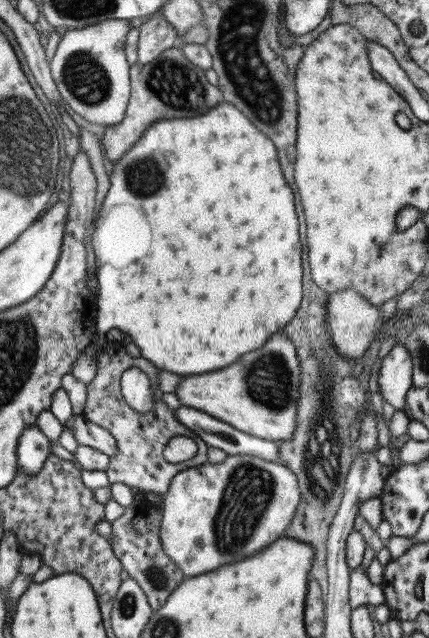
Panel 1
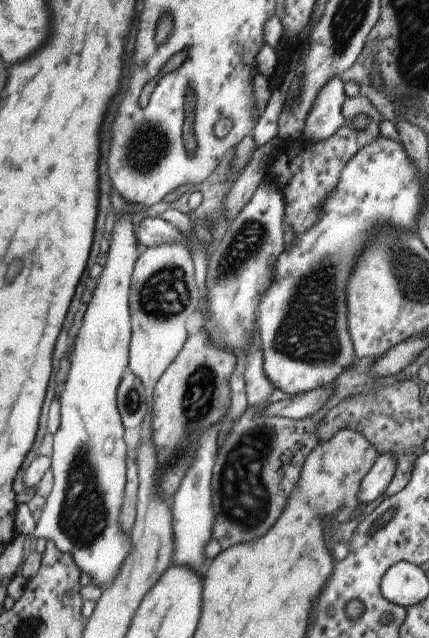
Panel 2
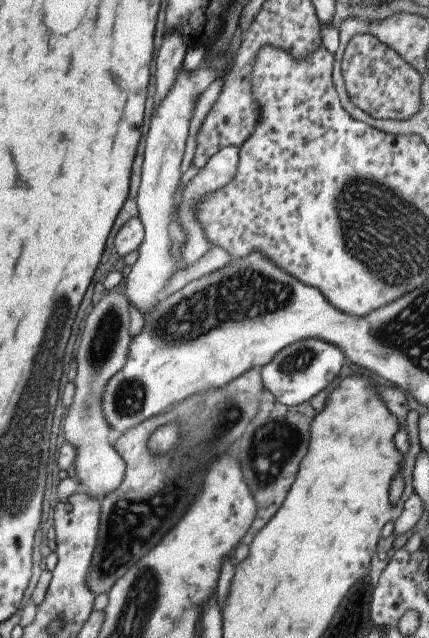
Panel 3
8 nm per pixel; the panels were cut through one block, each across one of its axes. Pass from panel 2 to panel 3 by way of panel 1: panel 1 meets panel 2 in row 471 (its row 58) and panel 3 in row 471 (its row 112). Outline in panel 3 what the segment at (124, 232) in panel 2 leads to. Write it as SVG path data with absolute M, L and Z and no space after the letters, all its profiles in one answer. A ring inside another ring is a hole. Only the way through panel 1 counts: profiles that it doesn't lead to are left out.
M116 289L108 291L104 294L97 304L93 305L91 312L85 317L85 326L81 332L81 340L77 346L77 362L76 376L73 380L74 394L72 397L71 408L65 416L65 424L63 424L63 436L65 441L71 443L76 448L74 458L77 482L86 486L86 493L97 500L100 500L108 492L113 492L117 485L121 482L124 475L125 463L123 459L115 452L115 449L109 444L109 428L105 422L101 410L100 396L105 383L117 372L118 368L123 366L126 359L130 334L128 329L128 306L129 302L126 296L122 296L116 292Z

